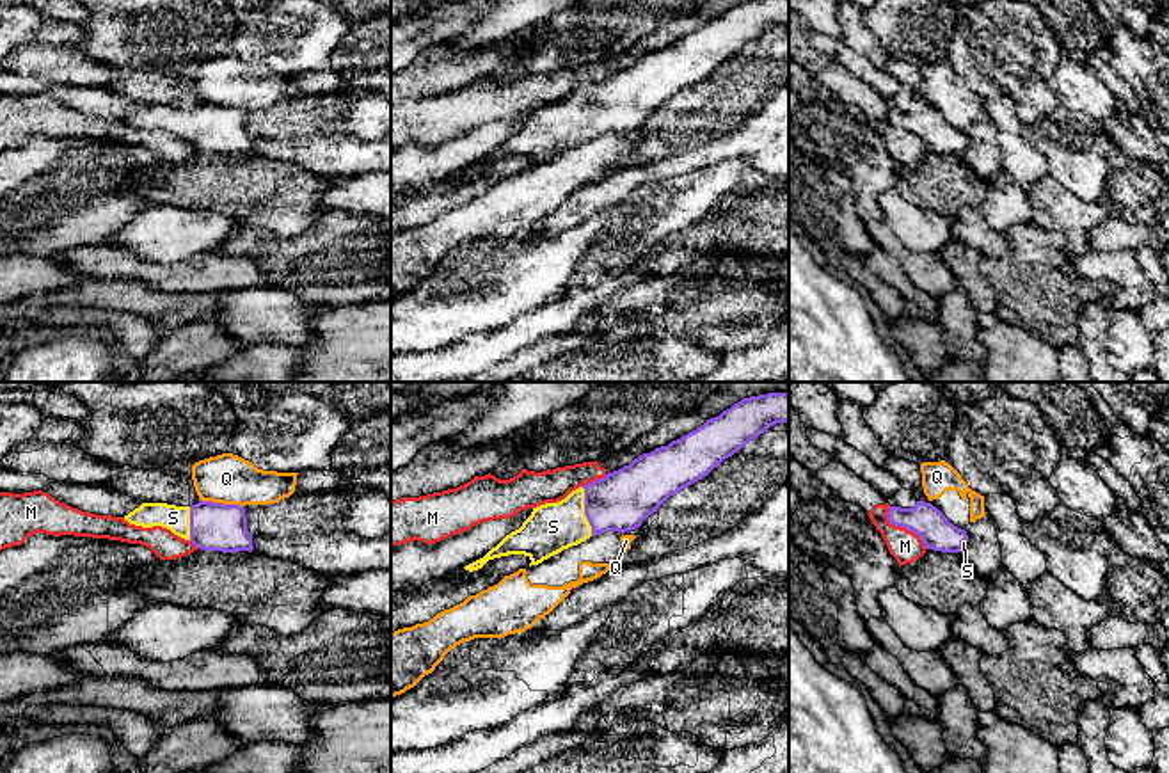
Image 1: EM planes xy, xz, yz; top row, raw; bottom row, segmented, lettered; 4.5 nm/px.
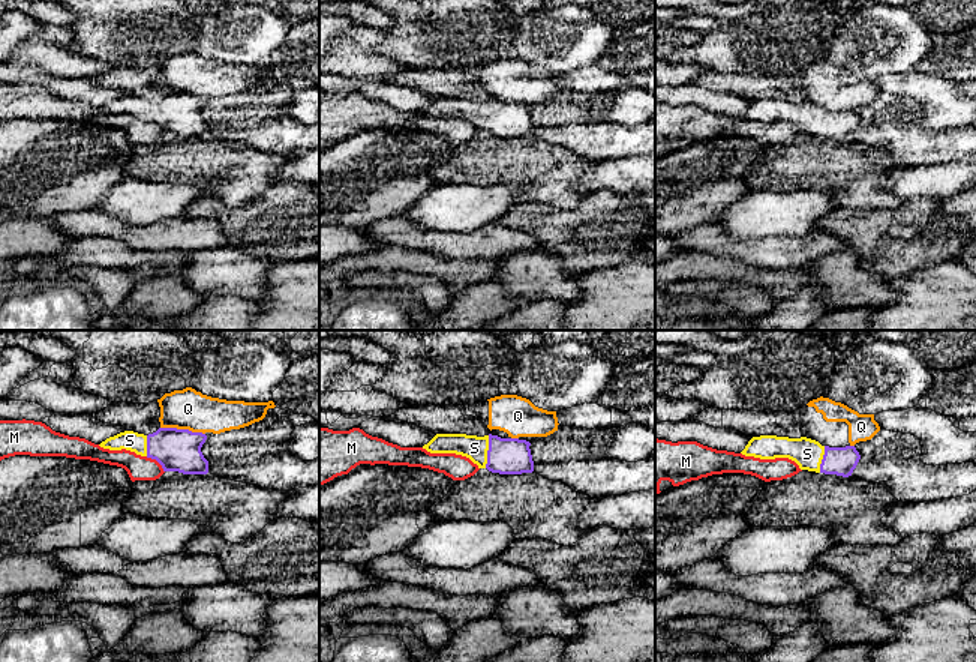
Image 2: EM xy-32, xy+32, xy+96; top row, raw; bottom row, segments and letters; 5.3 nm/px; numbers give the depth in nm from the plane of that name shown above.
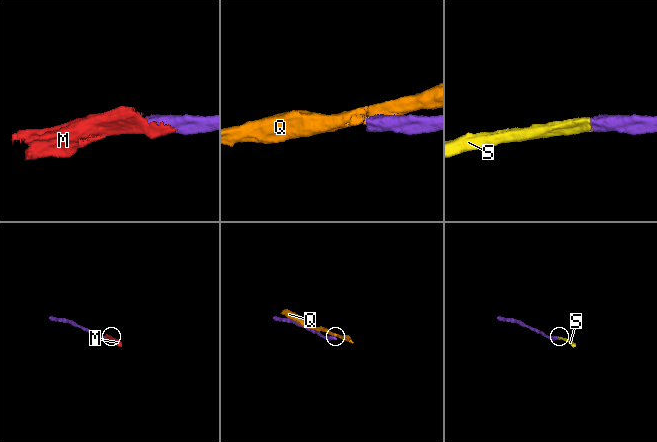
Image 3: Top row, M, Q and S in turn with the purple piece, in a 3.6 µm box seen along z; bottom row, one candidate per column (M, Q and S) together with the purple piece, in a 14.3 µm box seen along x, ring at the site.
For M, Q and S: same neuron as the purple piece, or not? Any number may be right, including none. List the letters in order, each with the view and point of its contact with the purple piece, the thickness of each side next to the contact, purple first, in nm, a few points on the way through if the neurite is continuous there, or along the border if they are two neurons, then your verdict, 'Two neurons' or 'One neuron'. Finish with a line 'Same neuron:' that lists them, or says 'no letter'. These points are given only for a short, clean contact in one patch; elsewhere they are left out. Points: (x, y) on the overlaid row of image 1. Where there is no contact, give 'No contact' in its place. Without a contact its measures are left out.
M: Touches purple at yz (903, 526). Thickness 150 nm (purple) against 150 nm. Two neurons
Q: Touches purple at xy (221, 503). Thickness 220 nm (purple) against 220 nm. Boundary: xy (199, 500), (242, 507). Two neurons
S: Touches purple at xz (585, 512). Thickness 260 nm (purple) against 220 nm. Path across: xz (619, 502), (585, 512), (564, 525), (553, 526). One neuron
Same neuron: S

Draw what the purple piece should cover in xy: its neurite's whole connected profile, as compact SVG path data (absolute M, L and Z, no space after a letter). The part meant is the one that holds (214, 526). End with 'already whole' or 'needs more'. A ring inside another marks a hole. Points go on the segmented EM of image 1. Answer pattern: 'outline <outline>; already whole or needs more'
outline M203 499L192 506L142 503L124 515L124 521L142 528L167 528L204 551L238 553L254 549L247 515L240 505Z; needs more

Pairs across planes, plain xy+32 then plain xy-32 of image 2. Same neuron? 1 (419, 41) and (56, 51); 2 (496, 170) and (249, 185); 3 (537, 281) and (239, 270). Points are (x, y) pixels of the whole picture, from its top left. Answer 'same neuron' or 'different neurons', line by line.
1: different neurons
2: same neuron
3: same neuron

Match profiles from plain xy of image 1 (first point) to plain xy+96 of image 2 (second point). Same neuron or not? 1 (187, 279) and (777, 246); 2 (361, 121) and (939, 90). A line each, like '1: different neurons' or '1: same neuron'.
1: same neuron
2: same neuron

